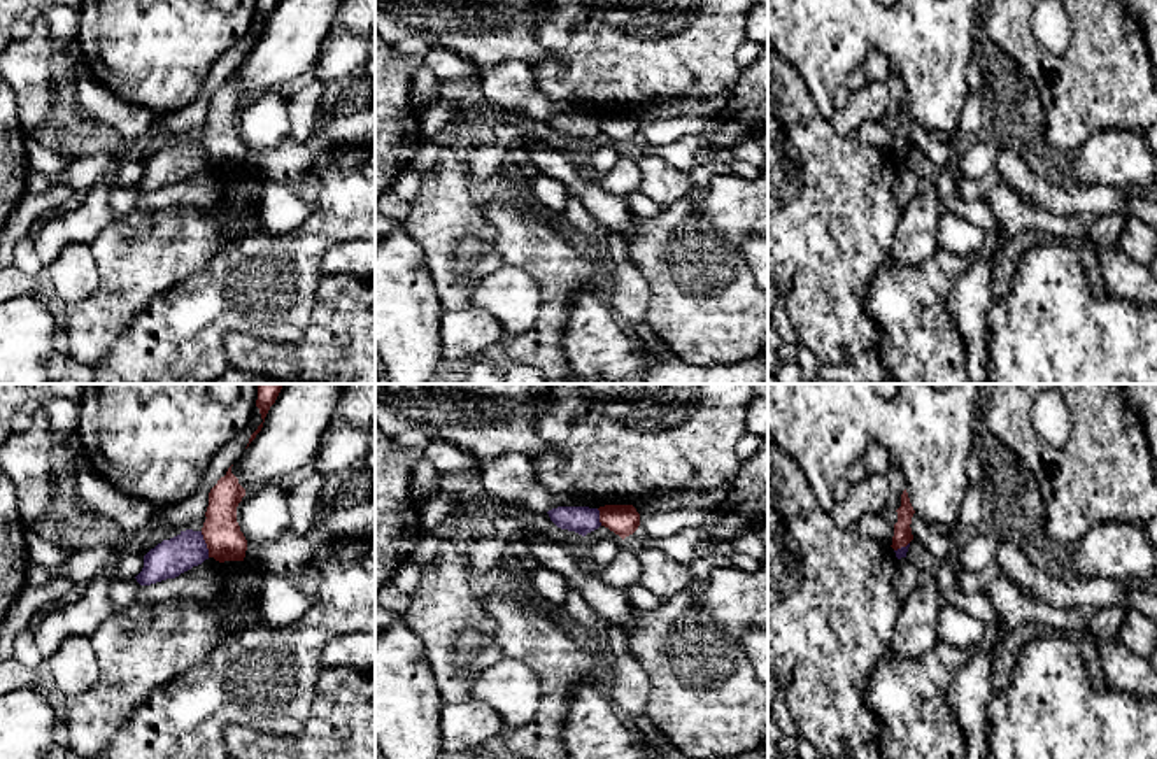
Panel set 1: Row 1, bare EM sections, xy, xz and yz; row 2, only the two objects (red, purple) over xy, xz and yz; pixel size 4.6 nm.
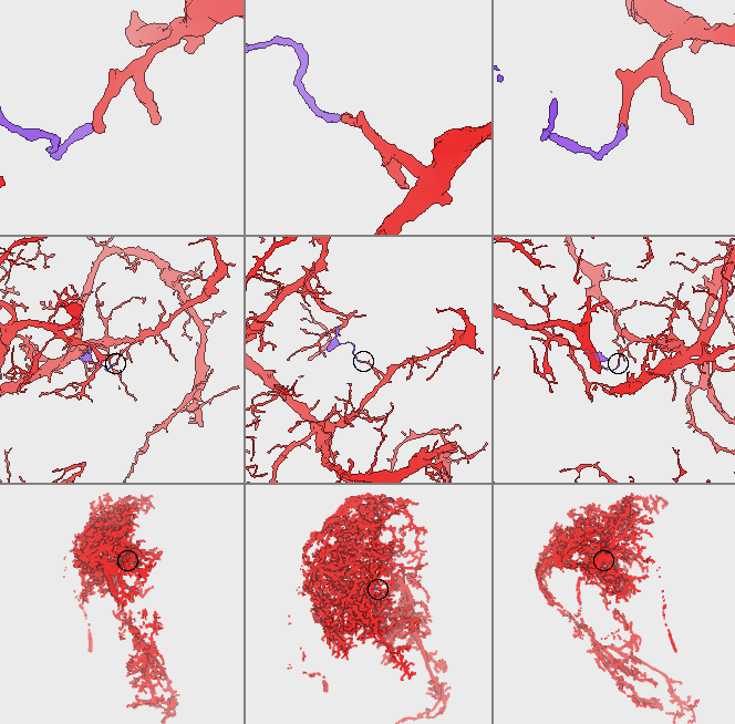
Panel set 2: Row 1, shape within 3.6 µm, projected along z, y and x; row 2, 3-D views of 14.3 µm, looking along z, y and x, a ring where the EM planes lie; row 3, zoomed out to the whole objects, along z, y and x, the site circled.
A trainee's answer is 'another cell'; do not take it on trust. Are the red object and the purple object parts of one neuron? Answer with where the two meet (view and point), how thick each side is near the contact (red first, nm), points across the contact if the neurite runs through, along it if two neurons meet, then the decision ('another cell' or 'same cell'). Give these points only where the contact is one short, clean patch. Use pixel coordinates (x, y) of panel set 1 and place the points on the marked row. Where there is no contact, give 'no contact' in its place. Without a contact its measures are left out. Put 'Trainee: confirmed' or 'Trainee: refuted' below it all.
xy (205, 542) | 170/170 nm | along xy (200, 532), (209, 556) | another cell
Trainee: confirmed

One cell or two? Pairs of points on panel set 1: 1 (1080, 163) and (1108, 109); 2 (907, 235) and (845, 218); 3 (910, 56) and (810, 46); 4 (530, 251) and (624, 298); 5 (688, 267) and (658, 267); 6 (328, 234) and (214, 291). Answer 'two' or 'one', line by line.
1: two
2: two
3: one
4: two
5: one
6: one

